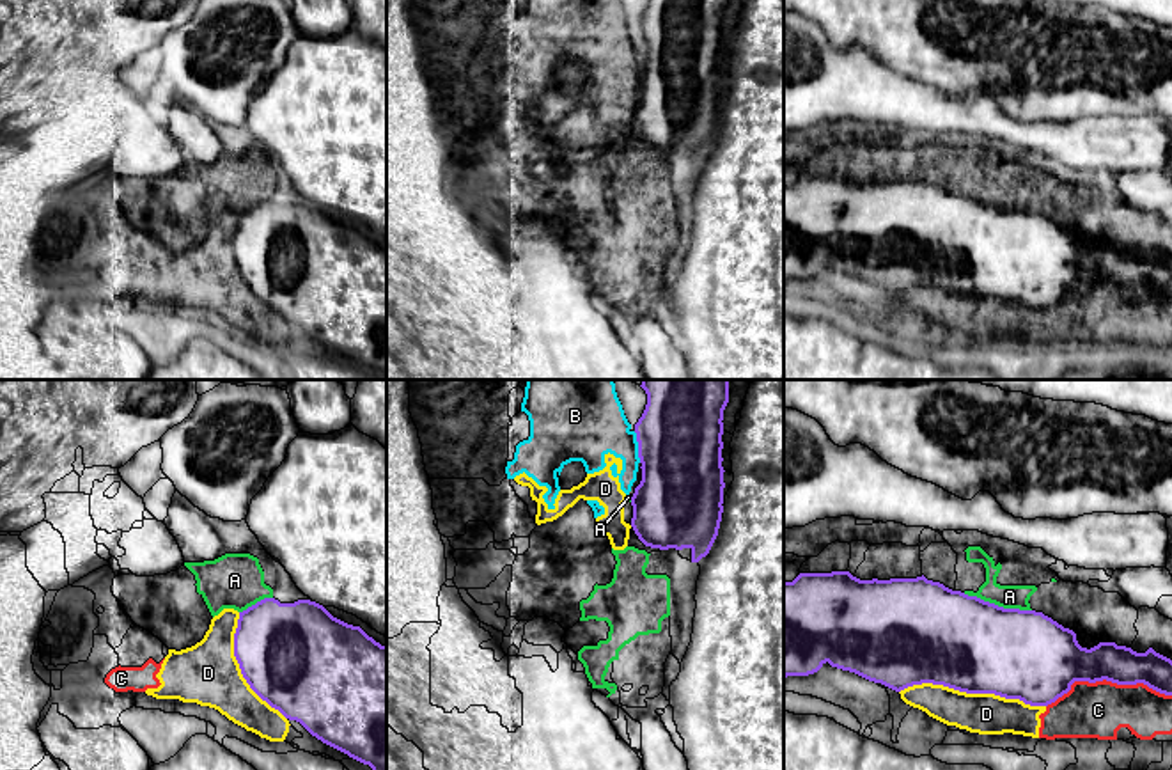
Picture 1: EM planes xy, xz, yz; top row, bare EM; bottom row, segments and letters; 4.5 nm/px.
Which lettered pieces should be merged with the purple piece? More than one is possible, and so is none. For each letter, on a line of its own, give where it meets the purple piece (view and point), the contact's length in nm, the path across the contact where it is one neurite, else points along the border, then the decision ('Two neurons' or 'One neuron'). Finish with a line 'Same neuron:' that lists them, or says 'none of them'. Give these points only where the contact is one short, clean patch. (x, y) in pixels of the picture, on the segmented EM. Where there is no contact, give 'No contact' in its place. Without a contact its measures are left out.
A: Touches purple at yz (997, 605). Shared border 320 nm. Boundary: yz (963, 593), (1004, 607), (1031, 611). Two neurons
B: Touches purple at xz (639, 447). Shared border 150 nm. Boundary: xz (633, 432), (640, 462). Two neurons
C: Touches purple at yz (1107, 680). Shared border 550 nm. Two neurons
D: Touches purple at yz (972, 692). Shared border 650 nm. Two neurons
Same neuron: none of them

